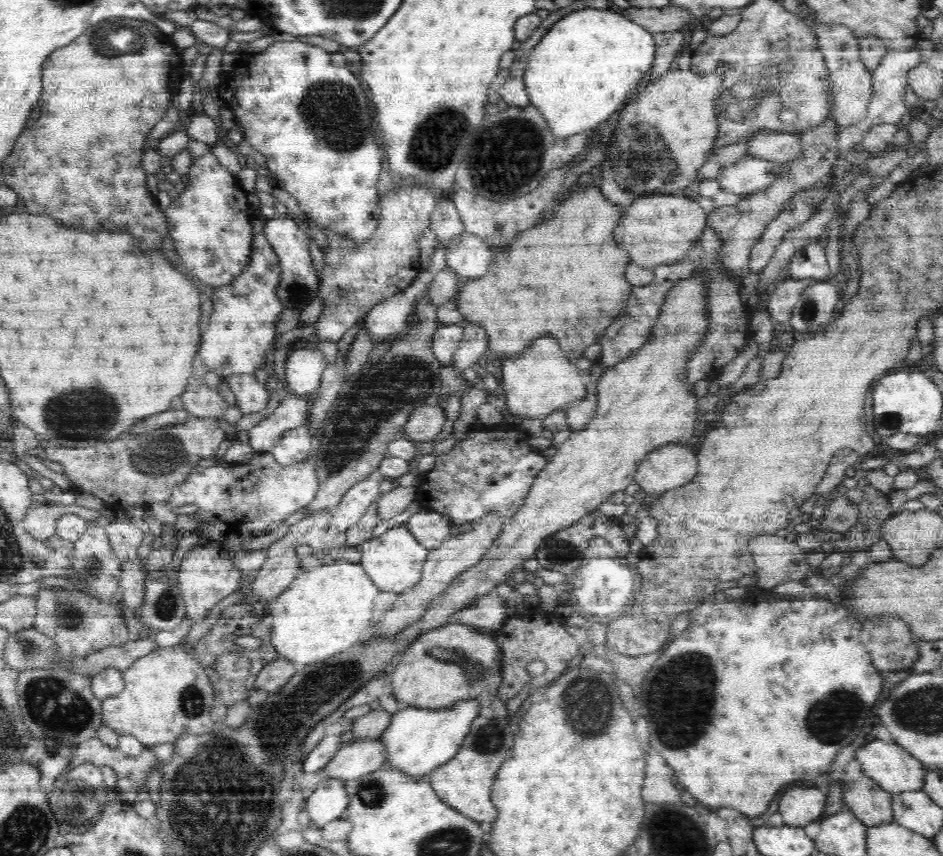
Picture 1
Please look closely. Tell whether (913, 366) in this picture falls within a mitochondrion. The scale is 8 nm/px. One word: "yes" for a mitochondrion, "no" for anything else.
no

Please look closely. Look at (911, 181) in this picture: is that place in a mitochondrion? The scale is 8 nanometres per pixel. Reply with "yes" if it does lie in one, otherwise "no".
no

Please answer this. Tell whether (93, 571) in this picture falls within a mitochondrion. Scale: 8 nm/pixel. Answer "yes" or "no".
yes

